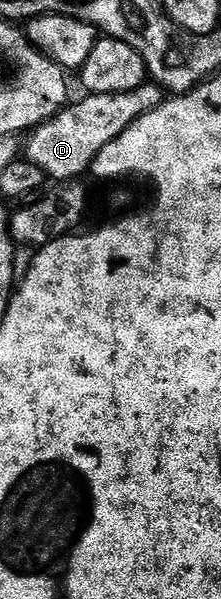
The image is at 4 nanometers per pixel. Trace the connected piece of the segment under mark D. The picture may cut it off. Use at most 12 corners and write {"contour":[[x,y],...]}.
{"contour":[[162,86],[75,100],[35,128],[24,157],[51,182],[164,100]]}

